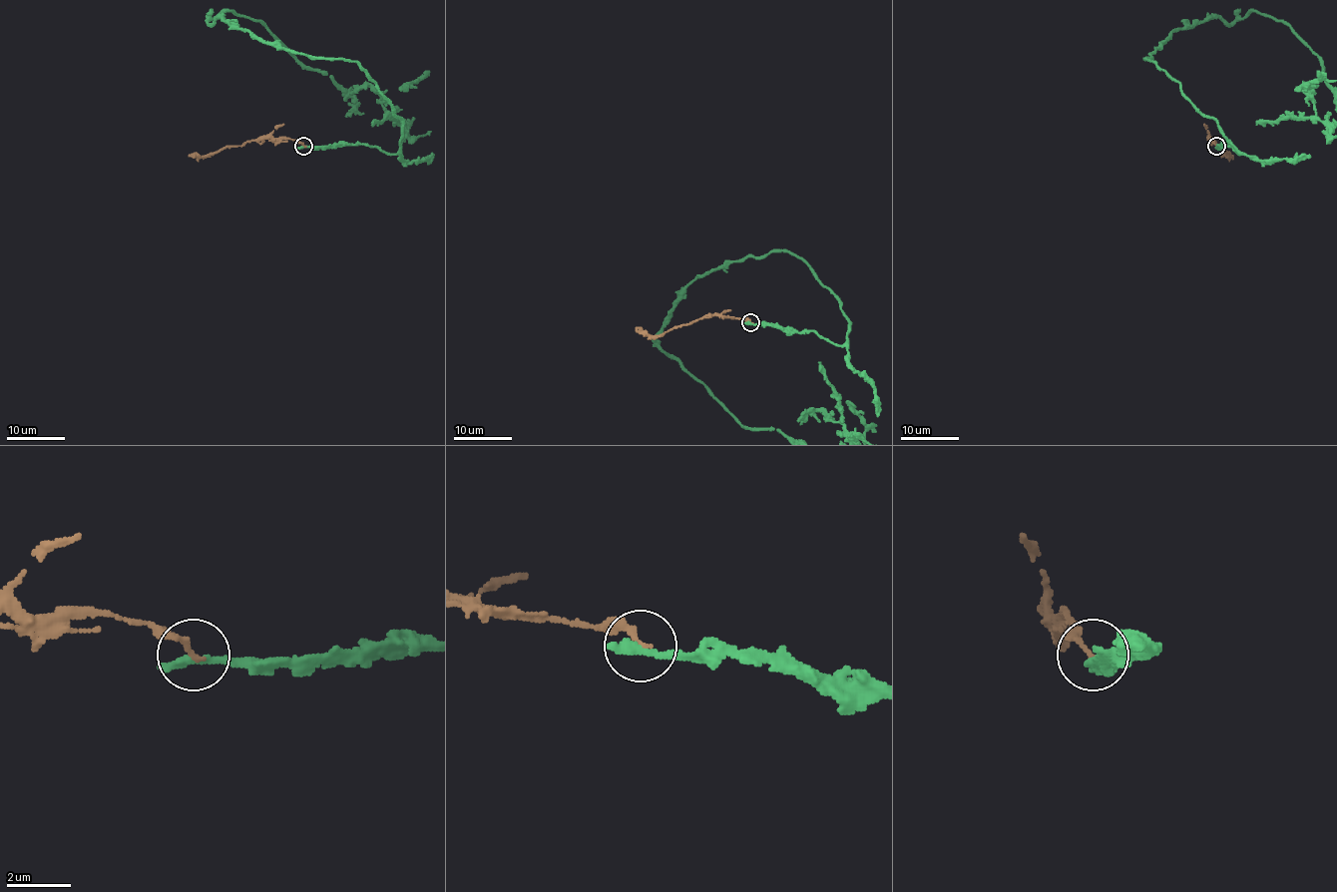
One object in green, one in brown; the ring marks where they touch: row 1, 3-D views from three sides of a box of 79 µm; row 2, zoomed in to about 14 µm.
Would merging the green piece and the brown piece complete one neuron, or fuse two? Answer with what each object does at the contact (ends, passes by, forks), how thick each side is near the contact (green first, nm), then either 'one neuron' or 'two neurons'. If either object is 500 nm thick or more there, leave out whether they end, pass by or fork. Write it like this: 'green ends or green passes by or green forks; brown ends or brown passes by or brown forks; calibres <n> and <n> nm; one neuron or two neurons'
green ends; brown ends; calibres 320 and 190 nm; two neurons

